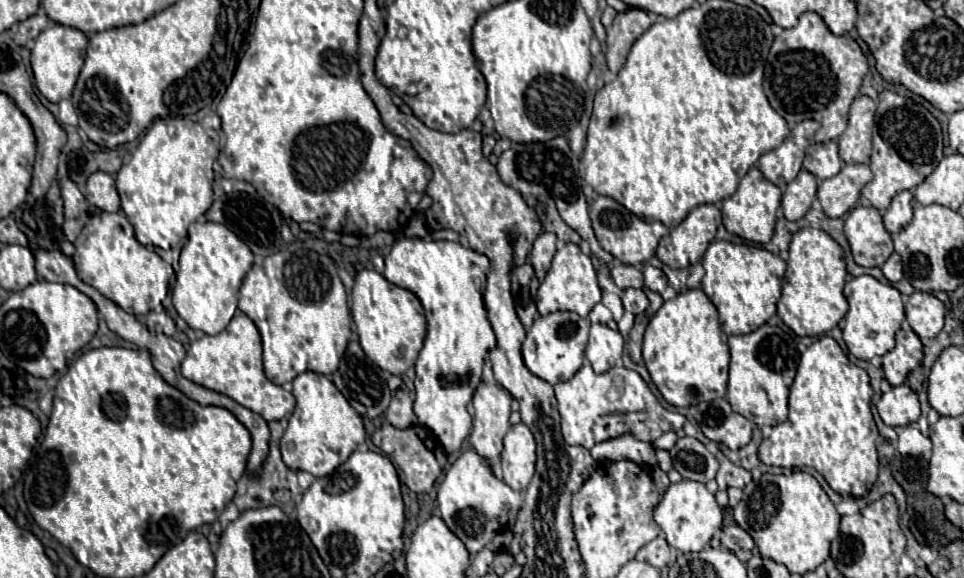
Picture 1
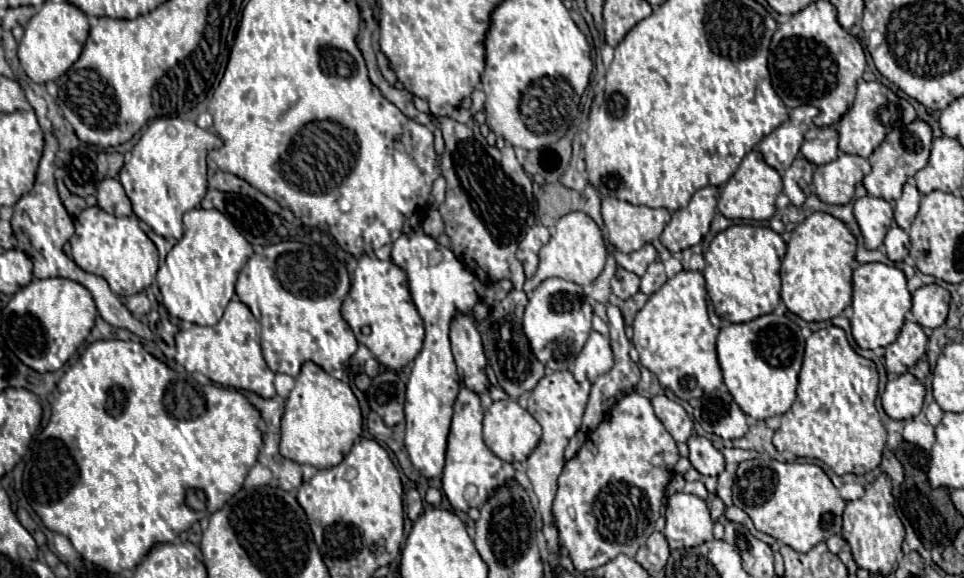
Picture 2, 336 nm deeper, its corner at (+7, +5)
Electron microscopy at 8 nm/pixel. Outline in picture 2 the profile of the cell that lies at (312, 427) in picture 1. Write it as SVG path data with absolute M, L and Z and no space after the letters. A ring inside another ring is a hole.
M305 362L295 388L291 390L281 420L281 454L297 464L311 464L315 468L337 466L361 436L363 416L349 384L333 378L315 362Z

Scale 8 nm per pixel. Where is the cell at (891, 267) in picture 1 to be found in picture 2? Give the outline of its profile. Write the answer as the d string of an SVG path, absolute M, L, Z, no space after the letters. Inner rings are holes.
M893 224L885 236L885 246L887 246L887 256L893 262L901 262L907 254L909 254L909 234L905 230L901 230L897 224Z

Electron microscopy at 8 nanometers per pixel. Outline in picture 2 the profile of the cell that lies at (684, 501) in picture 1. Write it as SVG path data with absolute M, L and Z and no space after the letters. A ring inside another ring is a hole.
M677 492L667 500L665 538L671 548L693 548L713 538L713 520L707 504L691 494Z

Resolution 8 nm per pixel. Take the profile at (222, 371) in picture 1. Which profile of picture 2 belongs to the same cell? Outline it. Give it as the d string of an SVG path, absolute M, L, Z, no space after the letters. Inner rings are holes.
M231 300L223 318L215 326L199 326L193 324L189 330L183 330L182 324L175 342L177 354L175 360L185 366L187 372L201 372L221 386L231 386L237 390L253 390L261 396L273 396L275 374L263 360L261 346L261 324L251 314L251 310L241 300Z

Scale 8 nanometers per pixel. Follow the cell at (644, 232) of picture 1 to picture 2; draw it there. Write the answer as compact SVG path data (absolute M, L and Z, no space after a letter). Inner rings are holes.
M603 198L601 212L605 232L621 252L635 252L655 240L663 232L663 222L671 218L665 208L633 206L617 198Z

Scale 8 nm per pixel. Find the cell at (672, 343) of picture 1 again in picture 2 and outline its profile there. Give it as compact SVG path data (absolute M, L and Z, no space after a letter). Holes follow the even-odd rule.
M681 270L649 296L633 322L633 346L639 352L641 364L659 378L665 390L671 390L681 400L699 398L723 384L715 350L719 330L709 320L705 298L707 290L703 274Z

